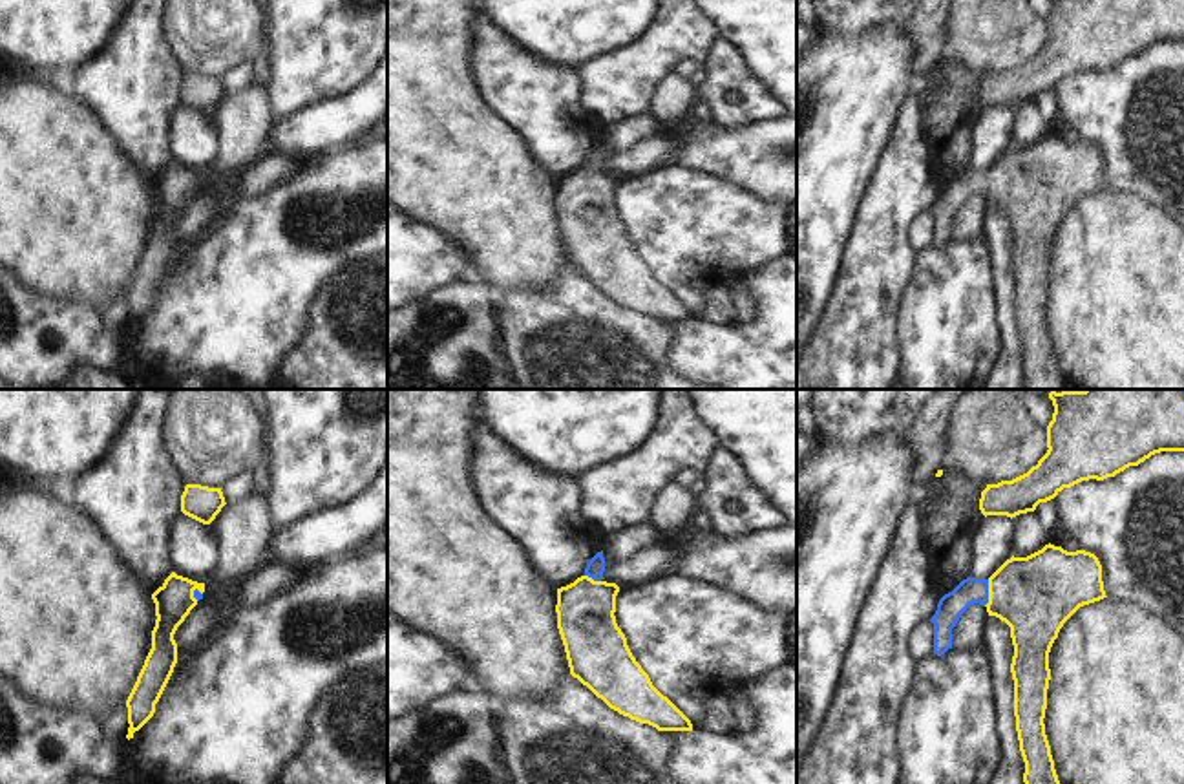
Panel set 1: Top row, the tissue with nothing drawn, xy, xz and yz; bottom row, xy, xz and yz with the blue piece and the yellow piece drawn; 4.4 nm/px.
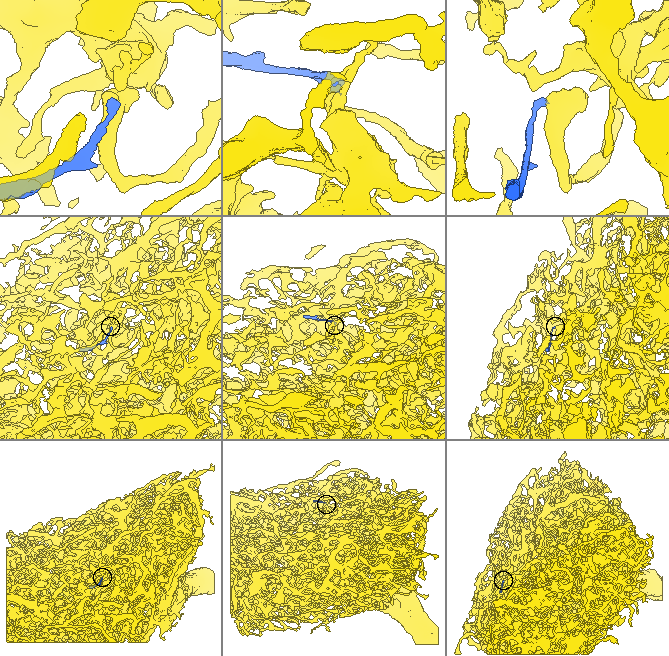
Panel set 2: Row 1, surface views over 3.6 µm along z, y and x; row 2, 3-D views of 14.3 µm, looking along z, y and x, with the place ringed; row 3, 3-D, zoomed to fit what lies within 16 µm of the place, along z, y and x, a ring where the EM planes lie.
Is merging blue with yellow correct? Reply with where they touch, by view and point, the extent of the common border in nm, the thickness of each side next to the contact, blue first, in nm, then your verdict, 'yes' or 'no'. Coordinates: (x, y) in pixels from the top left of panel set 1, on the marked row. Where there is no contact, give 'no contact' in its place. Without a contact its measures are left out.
contact yz (987, 593); length 120 nm; calibres 120 and 360 nm; yes

